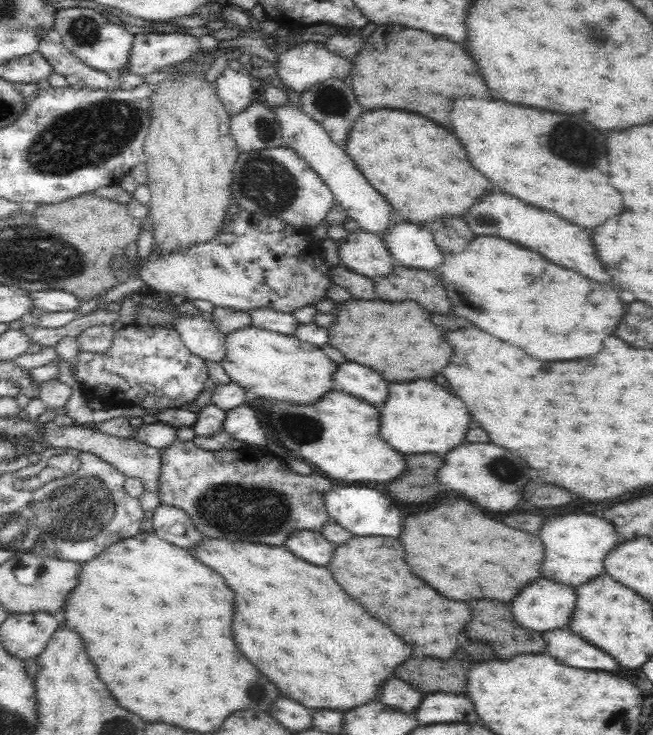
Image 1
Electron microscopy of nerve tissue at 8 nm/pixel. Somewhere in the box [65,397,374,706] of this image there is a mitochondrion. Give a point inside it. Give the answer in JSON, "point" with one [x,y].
{"point":[254,510]}

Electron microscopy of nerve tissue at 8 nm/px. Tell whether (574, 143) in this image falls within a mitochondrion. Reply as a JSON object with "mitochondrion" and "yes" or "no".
{"mitochondrion":"yes"}

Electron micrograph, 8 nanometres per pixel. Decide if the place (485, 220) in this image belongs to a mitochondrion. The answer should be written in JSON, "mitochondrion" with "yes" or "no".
{"mitochondrion":"yes"}

